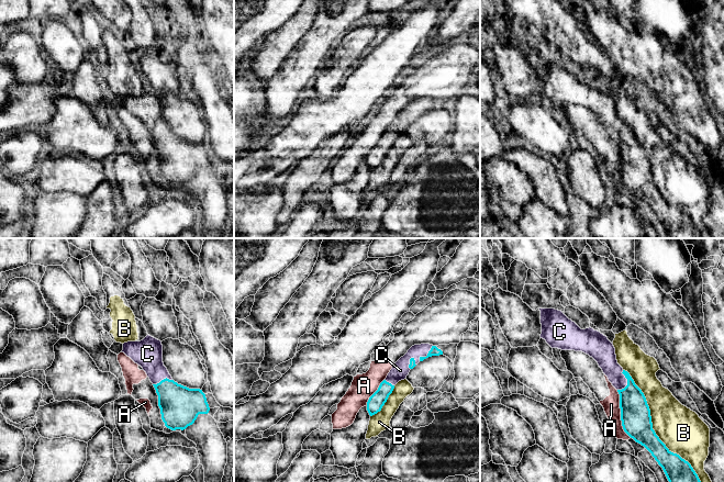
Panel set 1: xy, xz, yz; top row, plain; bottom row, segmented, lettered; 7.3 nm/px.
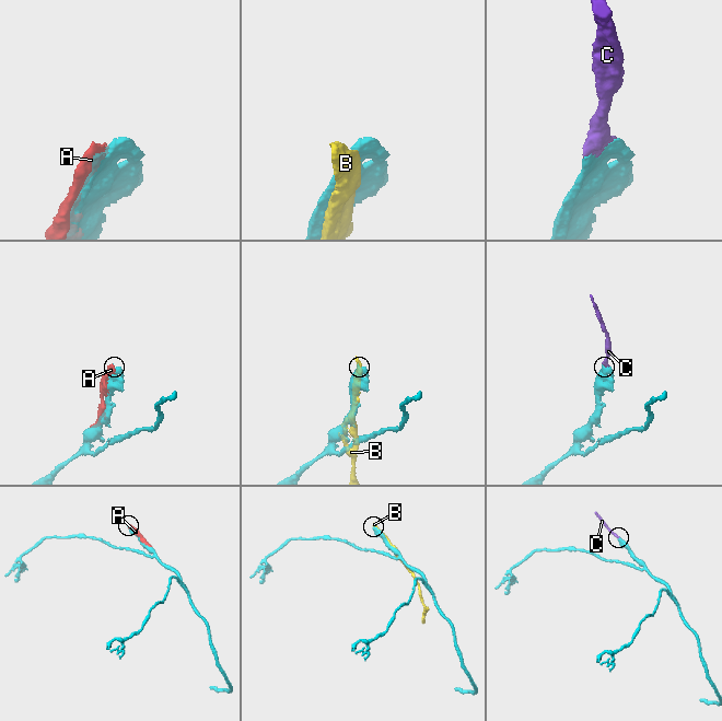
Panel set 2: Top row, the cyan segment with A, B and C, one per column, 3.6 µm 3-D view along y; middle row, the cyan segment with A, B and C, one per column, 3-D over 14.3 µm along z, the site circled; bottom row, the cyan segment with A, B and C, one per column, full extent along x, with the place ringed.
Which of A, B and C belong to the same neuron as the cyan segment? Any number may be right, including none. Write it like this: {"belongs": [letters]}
{"belongs": ["C"]}

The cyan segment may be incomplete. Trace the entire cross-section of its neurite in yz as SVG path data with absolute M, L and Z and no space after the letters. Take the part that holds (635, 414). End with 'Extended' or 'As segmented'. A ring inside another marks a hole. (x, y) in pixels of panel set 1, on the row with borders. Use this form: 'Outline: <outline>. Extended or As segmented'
Outline: M539 309L542 334L552 348L582 351L592 357L620 394L624 431L644 446L662 468L669 482L701 482L691 464L671 452L653 429L650 410L642 390L616 360L606 336L589 327L581 329L561 311Z. Extended

